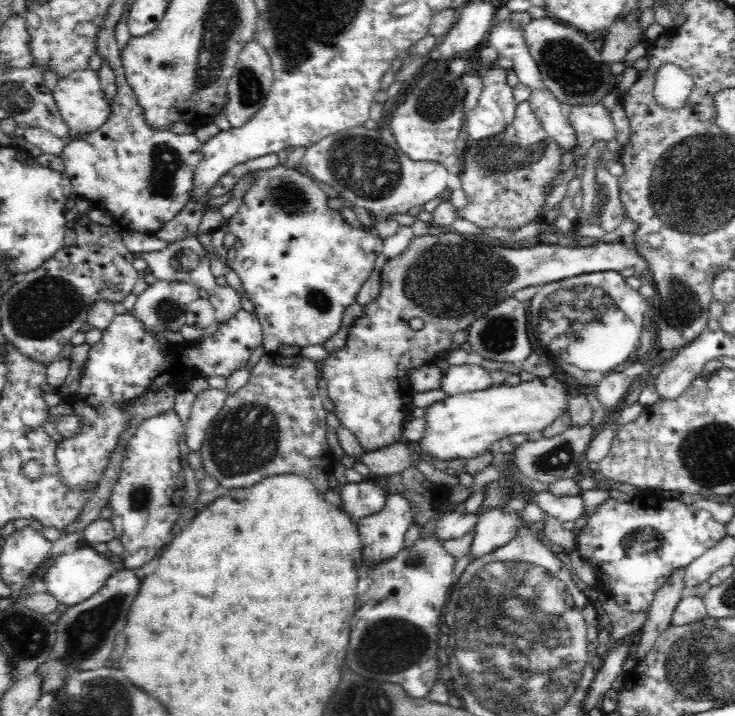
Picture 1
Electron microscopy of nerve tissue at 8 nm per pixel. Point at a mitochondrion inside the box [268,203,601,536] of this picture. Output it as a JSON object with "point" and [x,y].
{"point":[447,280]}

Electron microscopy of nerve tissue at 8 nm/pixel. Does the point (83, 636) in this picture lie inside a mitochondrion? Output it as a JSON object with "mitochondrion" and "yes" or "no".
{"mitochondrion":"yes"}

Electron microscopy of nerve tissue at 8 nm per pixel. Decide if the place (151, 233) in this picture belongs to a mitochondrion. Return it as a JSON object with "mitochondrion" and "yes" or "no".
{"mitochondrion":"no"}

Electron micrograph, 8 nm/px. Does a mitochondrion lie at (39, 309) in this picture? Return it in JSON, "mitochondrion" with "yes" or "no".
{"mitochondrion":"yes"}

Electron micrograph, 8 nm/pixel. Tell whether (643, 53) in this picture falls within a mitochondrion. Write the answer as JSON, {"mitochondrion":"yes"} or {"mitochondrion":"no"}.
{"mitochondrion":"no"}

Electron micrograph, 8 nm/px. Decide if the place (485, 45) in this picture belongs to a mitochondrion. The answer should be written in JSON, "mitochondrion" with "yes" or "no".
{"mitochondrion":"no"}

